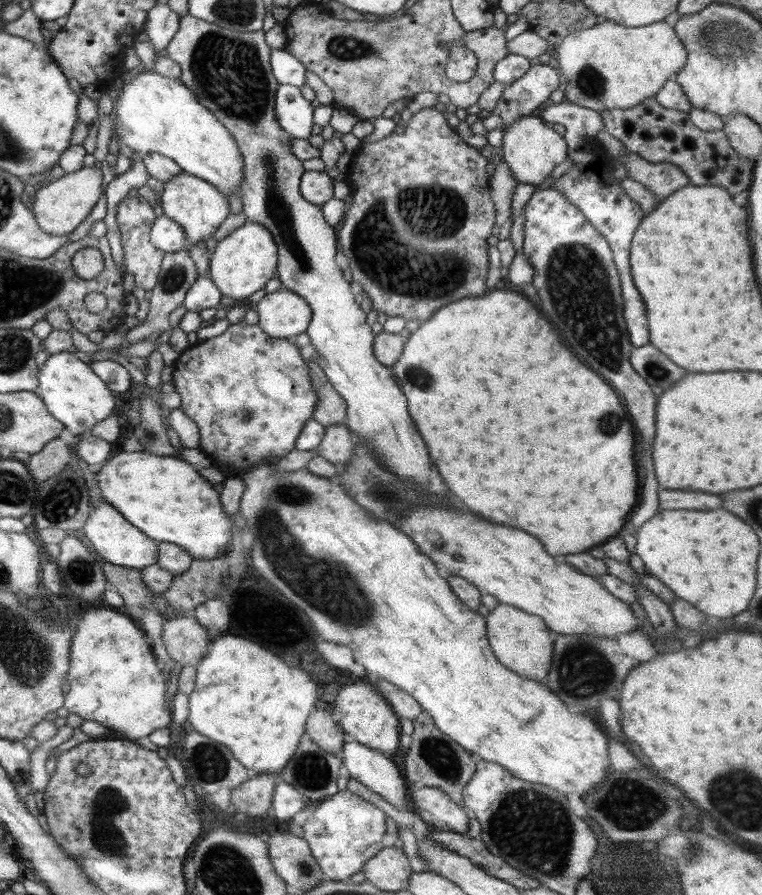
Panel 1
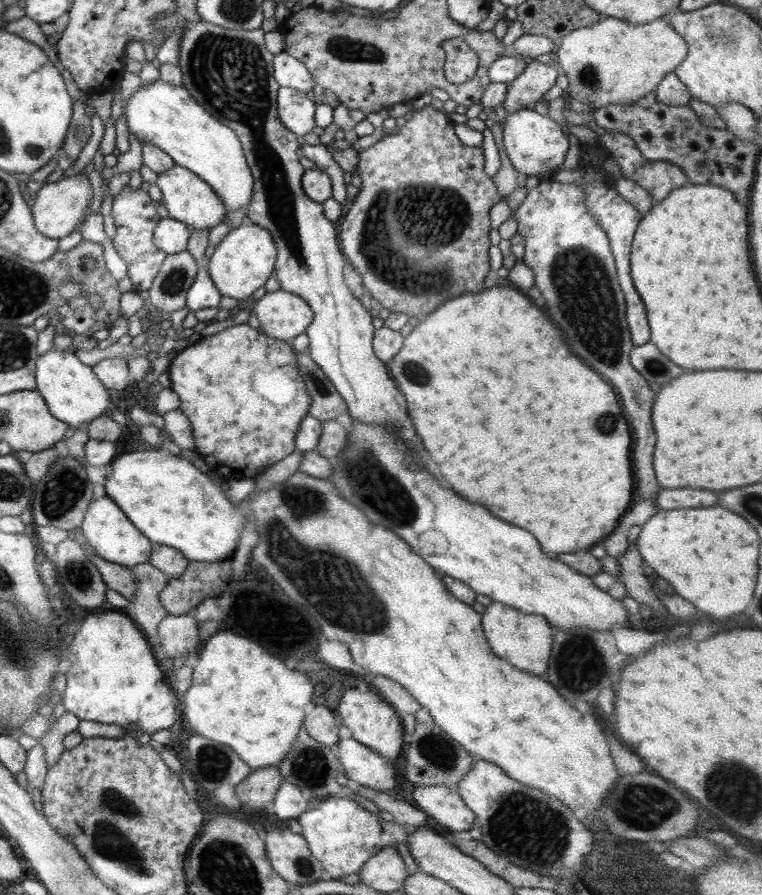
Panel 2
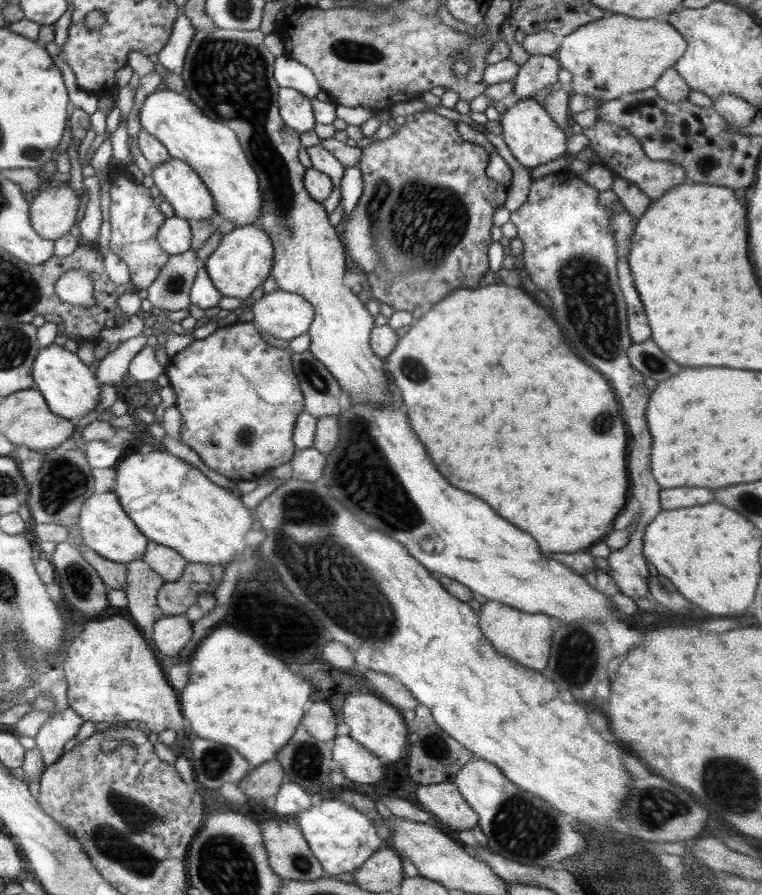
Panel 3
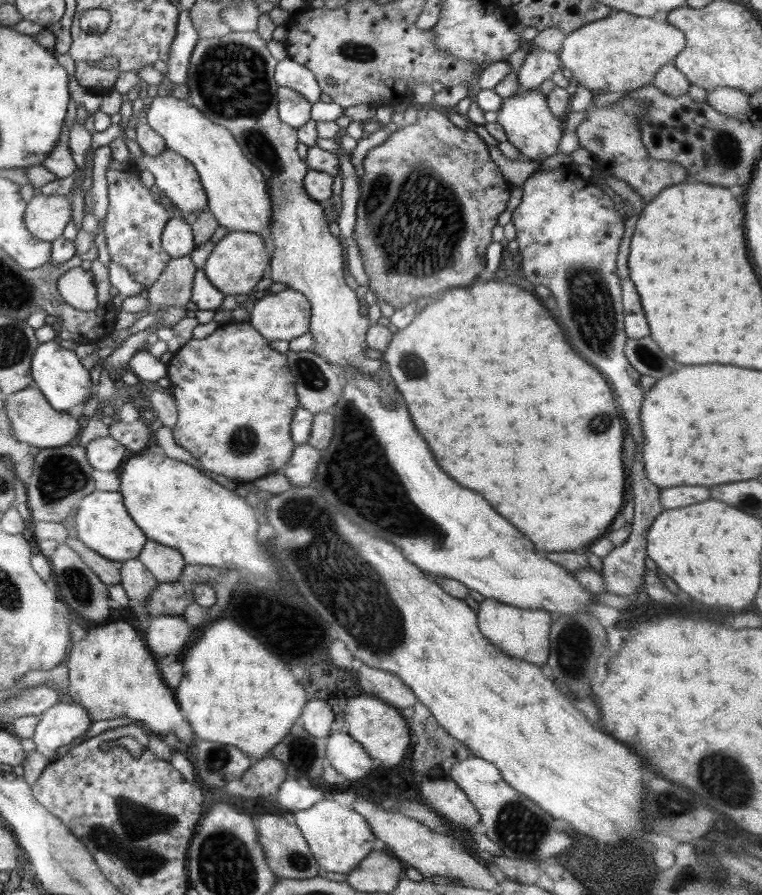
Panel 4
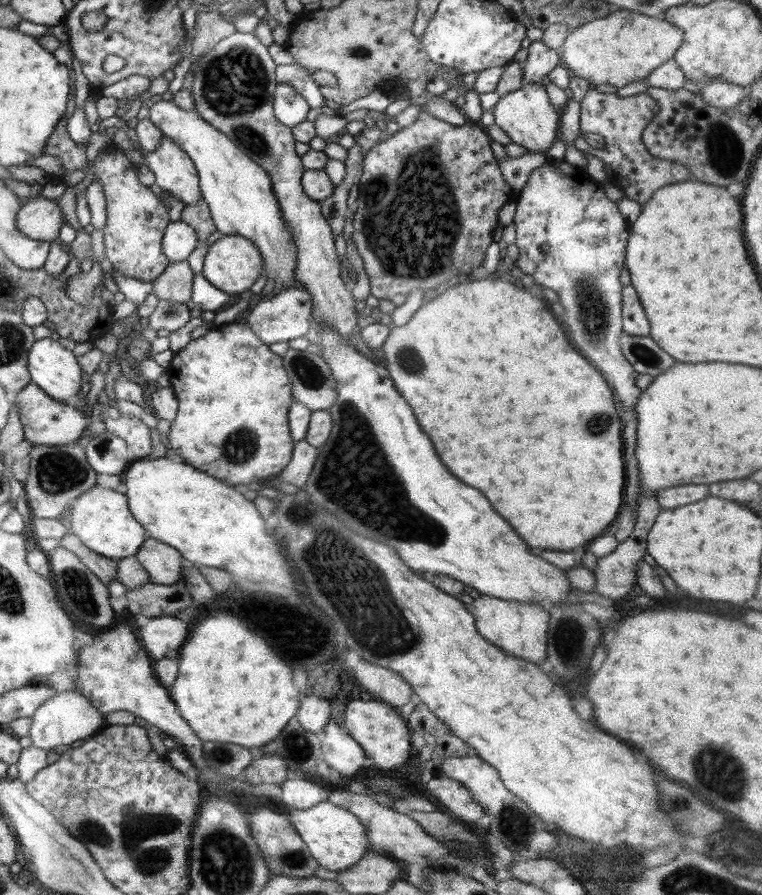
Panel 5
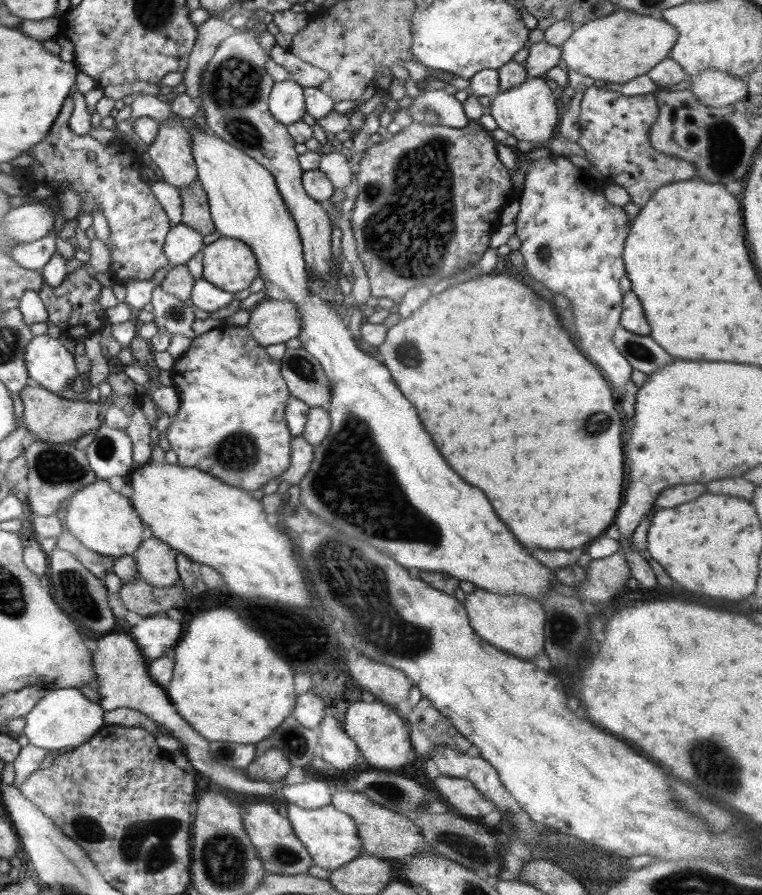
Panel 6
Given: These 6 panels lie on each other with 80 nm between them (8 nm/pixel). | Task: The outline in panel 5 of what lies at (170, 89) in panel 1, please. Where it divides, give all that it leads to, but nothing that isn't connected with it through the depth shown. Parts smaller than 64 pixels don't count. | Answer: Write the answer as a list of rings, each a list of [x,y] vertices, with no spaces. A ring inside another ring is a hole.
[[[164,98],[151,105],[147,112],[150,113],[150,121],[160,129],[163,136],[171,138],[194,162],[199,174],[201,196],[208,203],[209,213],[217,230],[223,235],[249,238],[265,260],[264,274],[268,278],[274,278],[275,284],[285,284],[286,287],[281,291],[296,288],[293,236],[282,218],[279,202],[266,171],[197,112],[182,110],[172,100]]]

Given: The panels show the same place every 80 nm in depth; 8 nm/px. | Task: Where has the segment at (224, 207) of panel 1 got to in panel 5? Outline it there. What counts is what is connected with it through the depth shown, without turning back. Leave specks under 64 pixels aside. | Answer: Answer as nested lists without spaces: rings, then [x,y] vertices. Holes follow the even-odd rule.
[[[163,136],[161,145],[154,152],[135,155],[132,161],[139,166],[147,166],[156,175],[156,185],[186,204],[194,204],[201,199],[199,174],[195,164],[171,138]]]

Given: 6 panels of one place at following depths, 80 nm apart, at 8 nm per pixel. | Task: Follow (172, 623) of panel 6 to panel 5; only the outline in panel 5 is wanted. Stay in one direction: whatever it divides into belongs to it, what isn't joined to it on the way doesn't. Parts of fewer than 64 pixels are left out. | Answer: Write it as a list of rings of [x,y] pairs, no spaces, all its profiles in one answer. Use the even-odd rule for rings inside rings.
[[[176,616],[150,617],[150,621],[140,627],[140,642],[150,658],[155,661],[176,654],[189,637],[187,623]]]

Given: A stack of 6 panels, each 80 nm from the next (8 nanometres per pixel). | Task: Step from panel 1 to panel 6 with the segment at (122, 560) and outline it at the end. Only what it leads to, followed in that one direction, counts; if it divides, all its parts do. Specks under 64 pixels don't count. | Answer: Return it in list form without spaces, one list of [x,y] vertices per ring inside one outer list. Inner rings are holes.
[[[96,478],[88,486],[77,490],[69,500],[66,511],[66,530],[88,550],[92,550],[102,556],[118,558],[125,555],[134,555],[142,543],[144,526],[138,513],[134,510],[131,500],[121,495],[118,491],[112,490],[106,479]]]

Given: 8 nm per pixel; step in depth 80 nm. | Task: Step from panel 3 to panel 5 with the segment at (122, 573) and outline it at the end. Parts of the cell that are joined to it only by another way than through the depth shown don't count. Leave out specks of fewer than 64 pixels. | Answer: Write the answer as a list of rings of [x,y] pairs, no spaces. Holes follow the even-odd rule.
[[[68,532],[60,539],[60,547],[70,550],[104,585],[107,586],[117,578],[118,560],[105,558],[89,550],[73,533]]]

